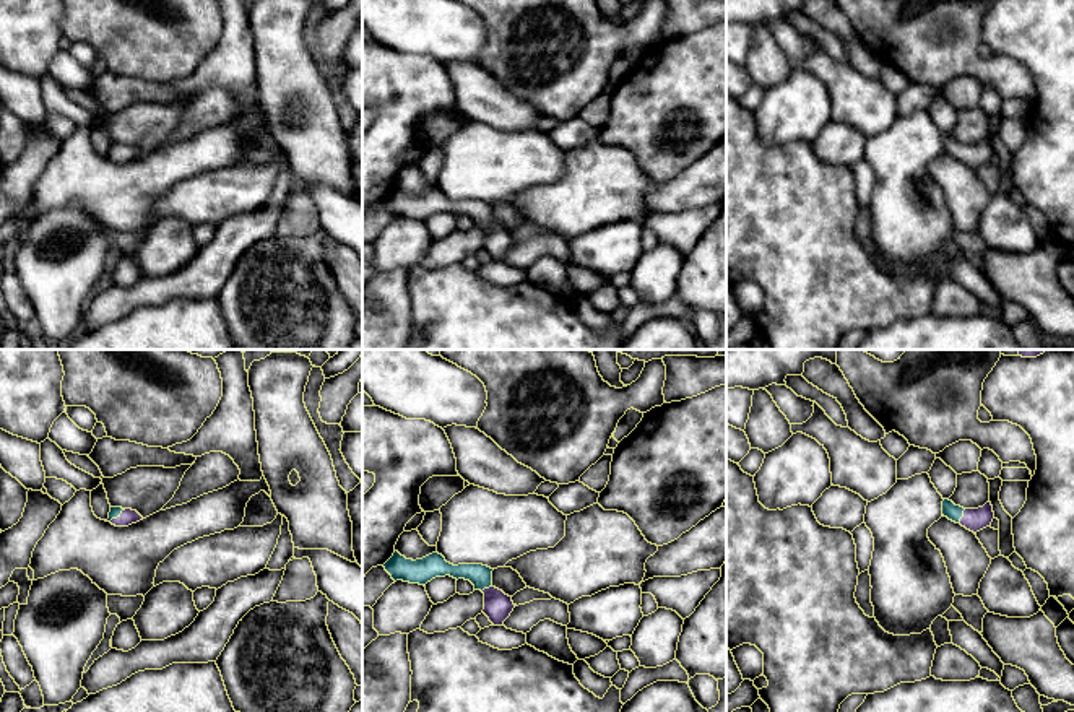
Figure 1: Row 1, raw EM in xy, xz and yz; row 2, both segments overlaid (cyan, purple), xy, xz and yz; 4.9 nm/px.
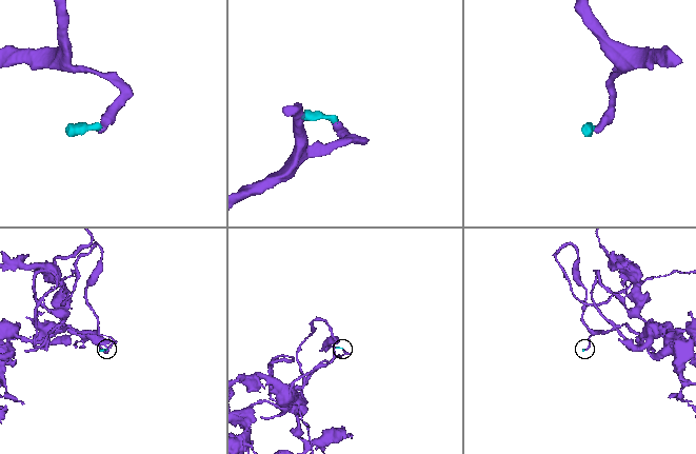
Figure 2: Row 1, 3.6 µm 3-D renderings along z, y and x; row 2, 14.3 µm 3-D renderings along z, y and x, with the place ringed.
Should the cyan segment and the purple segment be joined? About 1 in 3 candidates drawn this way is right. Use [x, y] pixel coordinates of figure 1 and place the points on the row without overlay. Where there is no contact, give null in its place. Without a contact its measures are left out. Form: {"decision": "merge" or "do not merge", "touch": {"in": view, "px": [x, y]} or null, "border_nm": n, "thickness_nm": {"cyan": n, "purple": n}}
{"decision": "merge", "touch": {"in": "yz", "px": [962, 151]}, "border_nm": 80, "thickness_nm": {"cyan": 80, "purple": 110}}

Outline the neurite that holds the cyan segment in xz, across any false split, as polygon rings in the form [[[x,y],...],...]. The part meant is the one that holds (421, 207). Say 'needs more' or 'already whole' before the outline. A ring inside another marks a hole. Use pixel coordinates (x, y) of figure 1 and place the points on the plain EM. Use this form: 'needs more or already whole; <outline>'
needs more; [[[398,187],[383,200],[392,215],[426,221],[435,213],[450,211],[453,215],[465,215],[474,221],[474,226],[484,229],[483,249],[494,262],[504,262],[504,257],[510,252],[515,241],[512,232],[492,221],[492,206],[483,200],[458,200],[453,202],[445,197],[437,187],[422,195],[406,195]]]

